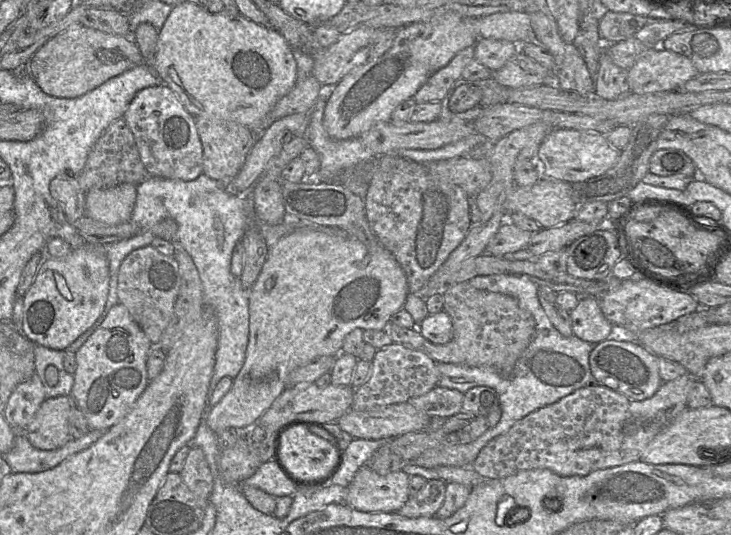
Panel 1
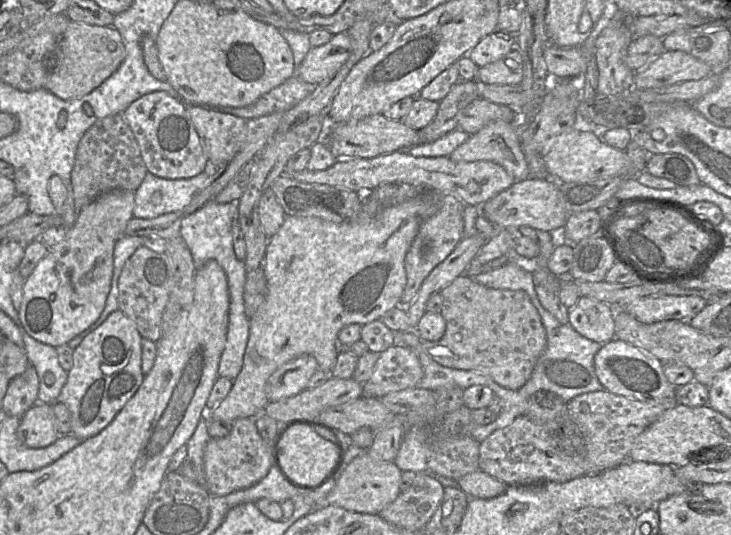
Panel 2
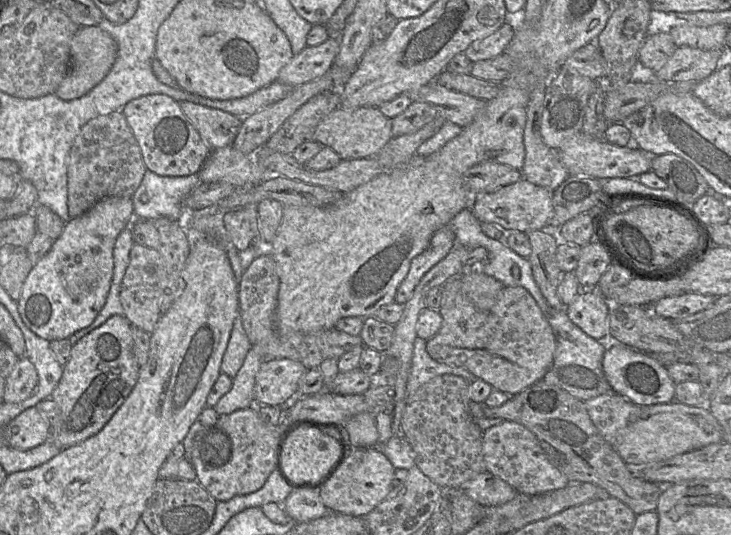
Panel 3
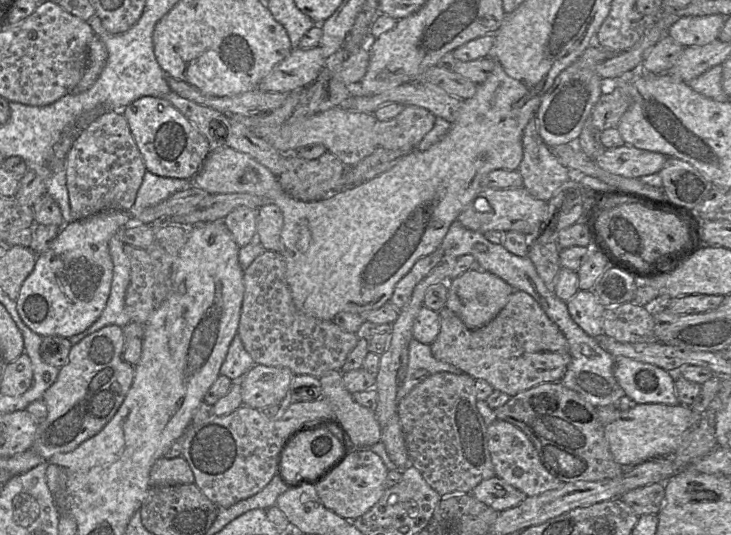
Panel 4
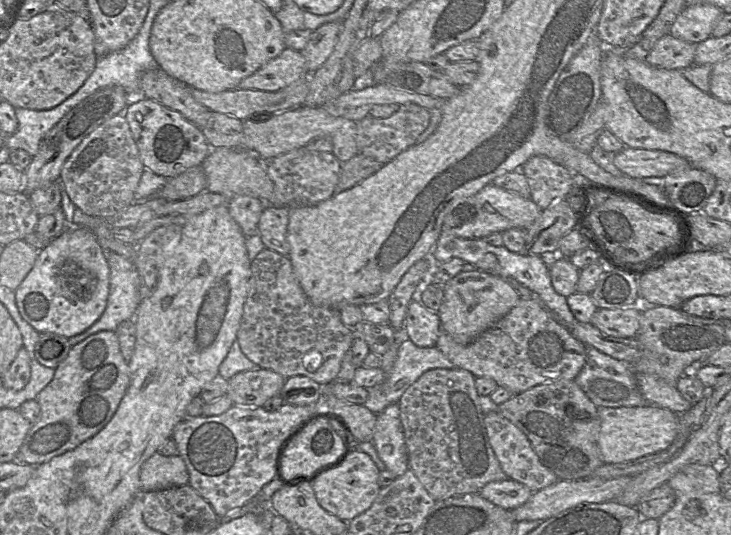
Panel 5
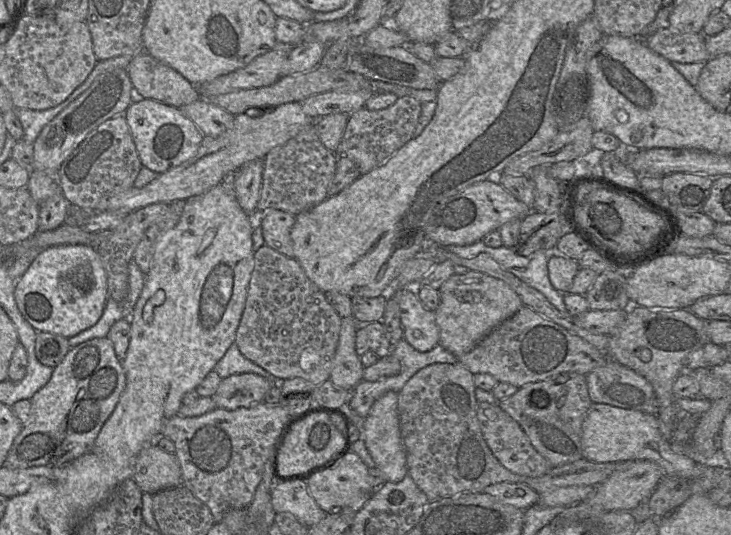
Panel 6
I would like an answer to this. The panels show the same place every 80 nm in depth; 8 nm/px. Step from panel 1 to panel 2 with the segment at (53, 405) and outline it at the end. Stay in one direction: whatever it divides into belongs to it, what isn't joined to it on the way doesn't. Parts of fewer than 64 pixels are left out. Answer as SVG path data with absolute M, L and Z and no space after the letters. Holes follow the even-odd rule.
M37 402L22 417L17 429L18 438L30 448L44 448L58 437L53 404Z

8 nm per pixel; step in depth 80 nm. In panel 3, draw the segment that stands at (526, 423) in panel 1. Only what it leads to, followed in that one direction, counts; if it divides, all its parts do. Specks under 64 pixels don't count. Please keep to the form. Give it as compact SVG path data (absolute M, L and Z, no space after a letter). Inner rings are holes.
M616 393L586 400L585 407L594 426L613 448L618 434L640 416L642 409ZM504 420L487 429L482 438L486 471L500 477L523 495L538 495L565 487L569 480L544 454L535 435L523 425Z

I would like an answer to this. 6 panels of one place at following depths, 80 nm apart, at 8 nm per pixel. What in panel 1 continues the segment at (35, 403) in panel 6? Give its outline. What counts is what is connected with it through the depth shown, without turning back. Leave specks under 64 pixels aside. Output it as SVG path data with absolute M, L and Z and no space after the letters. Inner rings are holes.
M118 302L111 307L104 321L75 353L76 370L70 396L74 406L85 416L90 430L108 430L117 424L146 389L149 383L146 361L151 346L151 341L131 317L127 308Z

